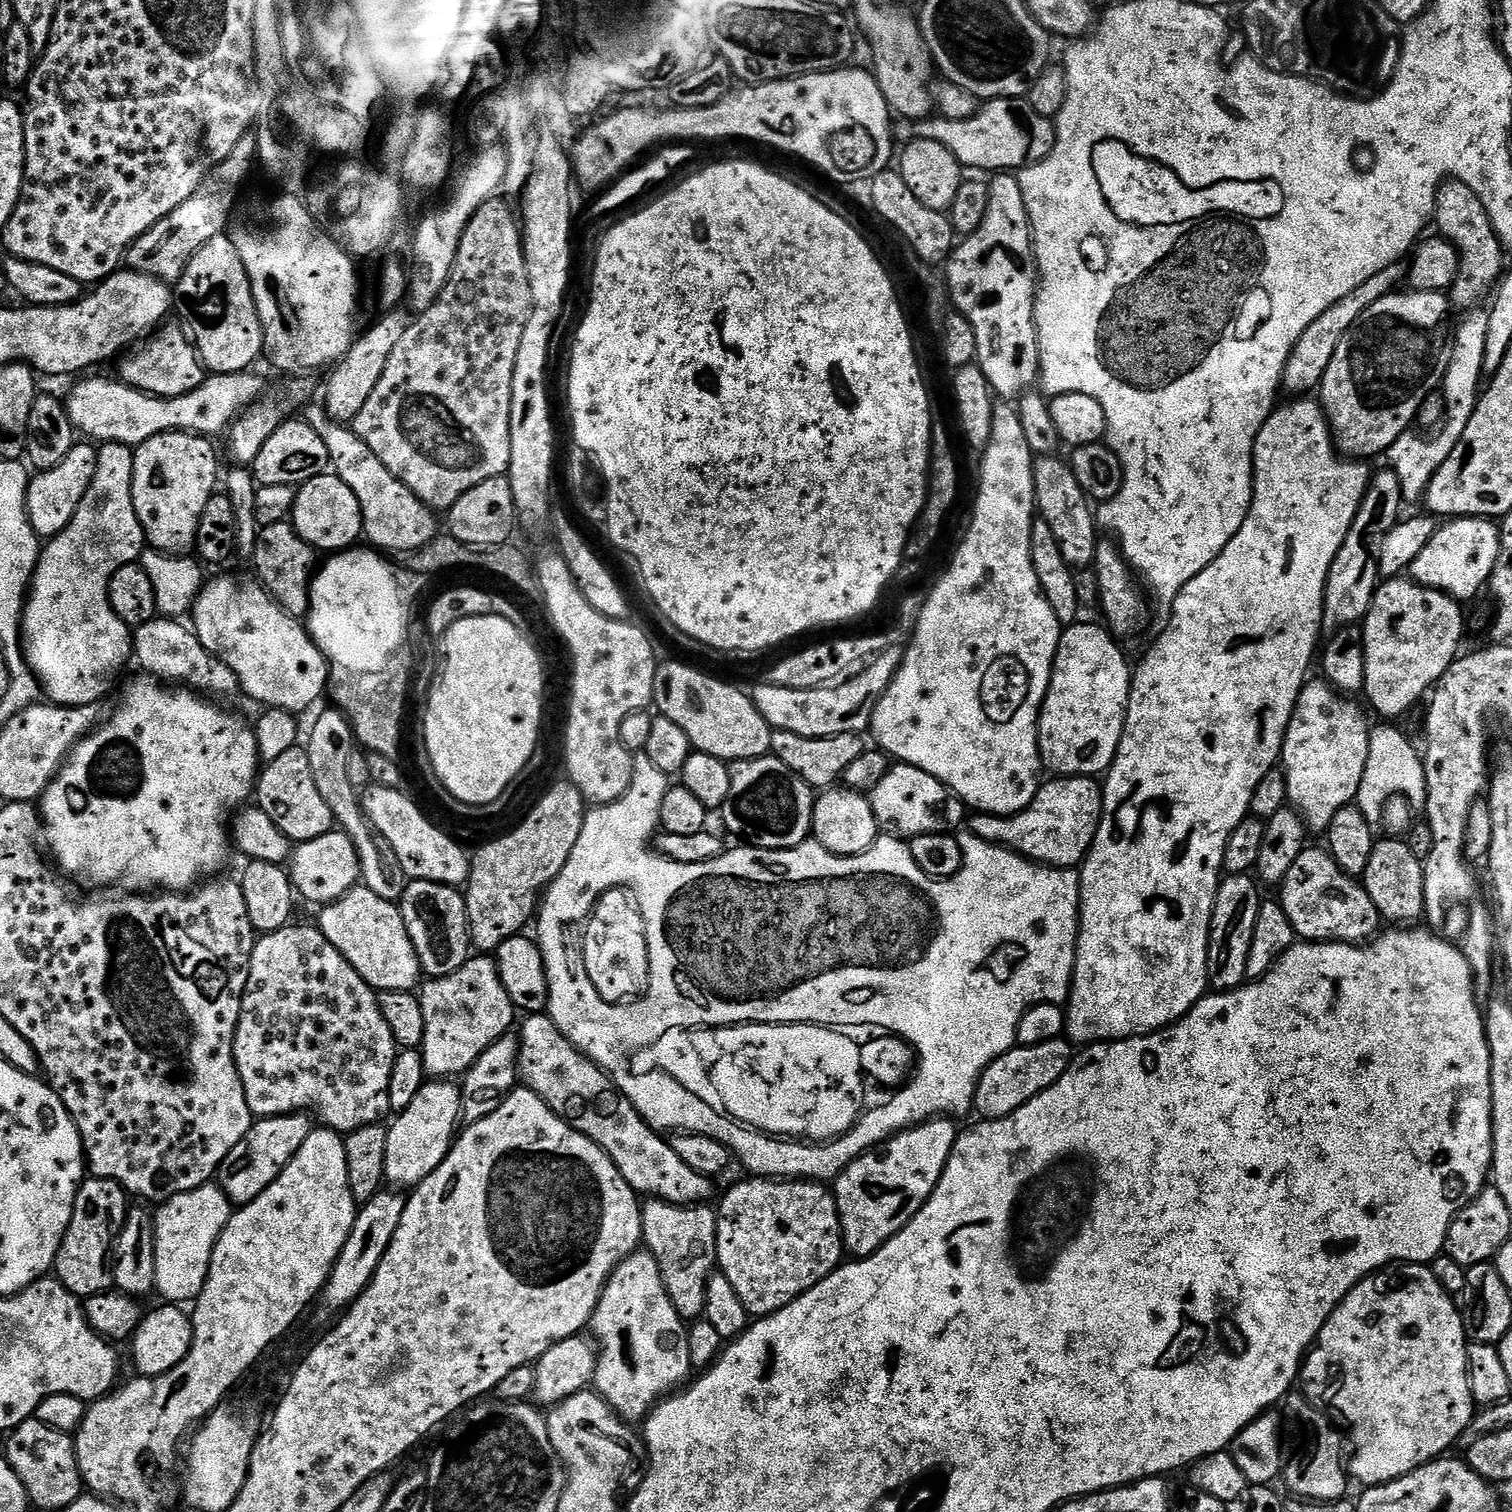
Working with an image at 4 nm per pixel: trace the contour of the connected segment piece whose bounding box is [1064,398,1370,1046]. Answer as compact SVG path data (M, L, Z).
M1296 398L1293 400L1296 400L1293 404L1281 403L1279 407L1273 411L1272 415L1269 416L1267 422L1264 423L1262 430L1258 430L1256 449L1252 455L1252 508L1248 512L1246 522L1242 522L1242 530L1238 530L1238 534L1234 534L1234 538L1230 538L1226 550L1222 550L1220 557L1214 562L1210 562L1210 566L1206 566L1206 570L1202 570L1202 574L1198 574L1198 578L1186 582L1186 586L1178 594L1176 601L1170 606L1172 617L1169 618L1168 625L1161 630L1160 637L1158 637L1152 644L1152 649L1141 658L1140 665L1135 665L1132 673L1132 689L1128 695L1128 713L1124 719L1124 733L1118 742L1118 750L1116 751L1116 757L1112 759L1112 767L1108 769L1102 780L1102 787L1104 789L1104 813L1100 819L1100 825L1096 831L1096 837L1092 843L1092 848L1088 851L1088 855L1084 857L1084 863L1079 869L1080 929L1078 930L1078 938L1076 939L1076 965L1074 966L1074 974L1072 975L1072 991L1068 994L1066 1001L1066 1015L1064 1017L1066 1036L1073 1045L1091 1046L1093 1044L1103 1044L1113 1040L1129 1040L1135 1036L1148 1036L1151 1032L1157 1032L1159 1028L1169 1028L1172 1024L1175 1024L1177 1020L1182 1019L1182 1017L1185 1016L1186 1013L1188 1013L1188 1011L1190 1011L1209 991L1208 971L1206 970L1208 935L1210 934L1210 922L1212 921L1212 911L1214 910L1214 902L1216 901L1216 891L1218 890L1218 886L1222 879L1222 873L1224 872L1226 842L1230 842L1230 834L1234 834L1234 830L1237 826L1239 826L1242 821L1249 819L1252 810L1254 790L1258 790L1258 782L1262 782L1262 778L1266 778L1266 774L1273 771L1273 769L1277 767L1278 761L1281 759L1284 751L1284 735L1290 726L1292 711L1298 702L1300 691L1303 690L1306 681L1309 679L1310 673L1308 673L1308 667L1310 667L1311 664L1314 664L1314 657L1317 655L1318 645L1322 640L1322 625L1324 623L1324 587L1326 586L1326 578L1330 574L1330 566L1334 562L1338 550L1342 550L1342 542L1346 542L1346 534L1350 534L1350 526L1354 522L1354 518L1362 506L1362 498L1366 494L1368 481L1370 479L1370 471L1368 472L1367 466L1364 465L1367 463L1357 462L1352 458L1342 458L1341 453L1337 449L1332 428L1328 425L1328 418L1324 414L1323 407L1312 398Z

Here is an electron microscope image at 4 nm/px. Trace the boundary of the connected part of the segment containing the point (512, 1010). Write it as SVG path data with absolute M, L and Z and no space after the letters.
M476 954L467 960L454 974L429 979L419 989L422 1006L422 1018L426 1021L424 1031L424 1071L432 1078L460 1078L467 1072L475 1060L498 1038L509 1035L512 1019L518 1016L518 1010L510 1002L510 994L500 981L495 959L488 954Z

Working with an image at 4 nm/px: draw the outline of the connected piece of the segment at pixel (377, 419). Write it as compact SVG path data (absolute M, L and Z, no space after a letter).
M497 198L486 202L470 218L466 230L462 234L462 242L458 246L458 254L454 258L454 266L446 286L438 294L438 298L424 312L415 317L413 324L409 323L404 329L402 338L398 338L398 346L394 346L388 355L386 368L378 378L378 386L366 398L362 410L350 421L350 427L366 446L402 482L420 499L428 508L437 513L447 513L449 508L466 494L474 486L486 482L486 478L498 478L507 473L510 466L510 402L512 401L512 387L514 386L514 362L518 358L518 340L520 330L526 326L528 317L528 275L526 274L526 262L524 261L524 241L522 239L522 228L517 217L508 209L505 199Z

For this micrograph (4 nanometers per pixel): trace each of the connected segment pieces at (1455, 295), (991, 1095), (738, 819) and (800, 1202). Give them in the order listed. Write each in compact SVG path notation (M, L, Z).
M1449 180L1440 185L1440 192L1436 196L1435 227L1440 227L1439 235L1456 247L1460 255L1460 269L1456 280L1450 289L1450 304L1453 309L1464 308L1472 310L1484 295L1491 293L1497 287L1502 273L1505 271L1505 253L1500 247L1500 240L1496 231L1492 229L1490 218L1486 214L1486 206L1470 190L1470 186L1461 180Z
M1067 1039L1042 1042L1038 1046L1017 1046L1002 1054L980 1075L976 1084L975 1115L984 1120L1001 1120L1013 1116L1030 1098L1042 1094L1072 1065L1074 1048Z
M771 754L759 756L753 760L733 760L730 764L730 794L726 794L726 802L718 810L718 816L724 819L724 824L736 836L741 836L741 841L747 842L749 845L757 848L793 848L799 844L805 843L809 839L812 831L812 810L814 801L814 790L802 778L798 778L786 766L782 766L782 762L778 762L778 758Z
M747 1178L736 1184L716 1208L716 1263L719 1271L742 1298L749 1317L763 1318L782 1310L840 1267L846 1256L840 1215L833 1189L824 1182L777 1182Z

